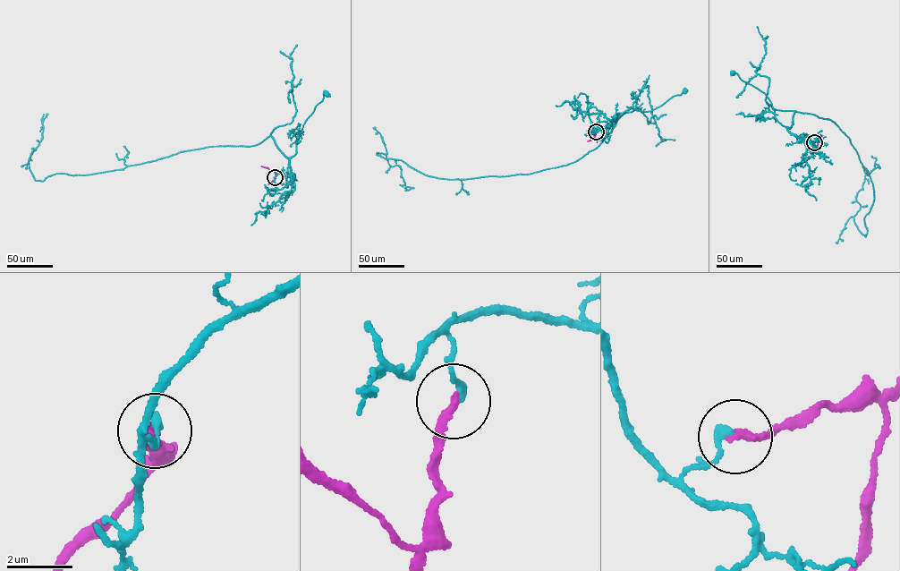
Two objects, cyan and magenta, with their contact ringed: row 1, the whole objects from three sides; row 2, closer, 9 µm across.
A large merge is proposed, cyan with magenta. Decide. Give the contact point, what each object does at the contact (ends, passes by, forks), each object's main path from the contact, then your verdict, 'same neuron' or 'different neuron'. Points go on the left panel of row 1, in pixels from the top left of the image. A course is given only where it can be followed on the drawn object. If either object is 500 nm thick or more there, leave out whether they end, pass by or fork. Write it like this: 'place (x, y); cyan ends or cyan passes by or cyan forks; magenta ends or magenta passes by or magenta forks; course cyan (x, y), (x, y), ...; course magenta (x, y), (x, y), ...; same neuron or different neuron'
place (275, 177); cyan ends; magenta ends; course cyan (275, 177), (282, 172), (290, 176), (288, 164), (295, 154), (302, 126), (326, 94); course magenta (275, 177), (275, 172), (261, 166); different neuron

